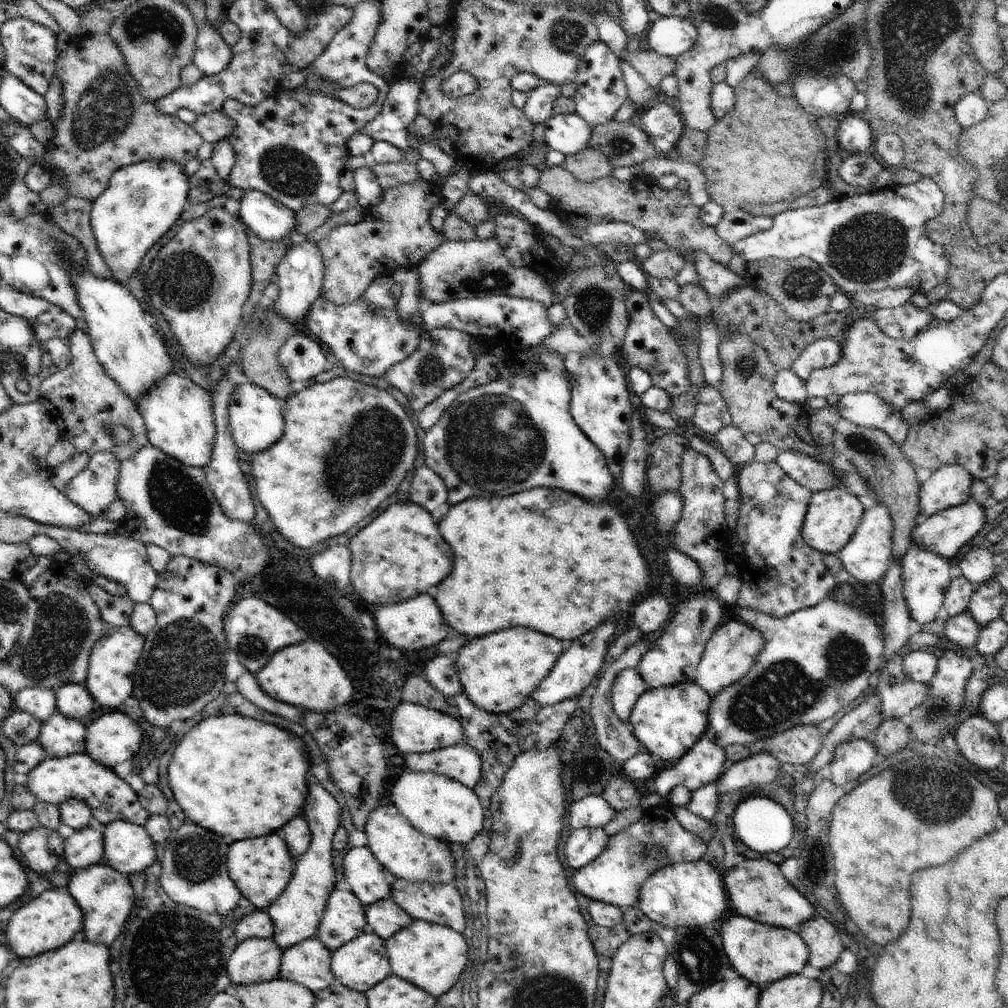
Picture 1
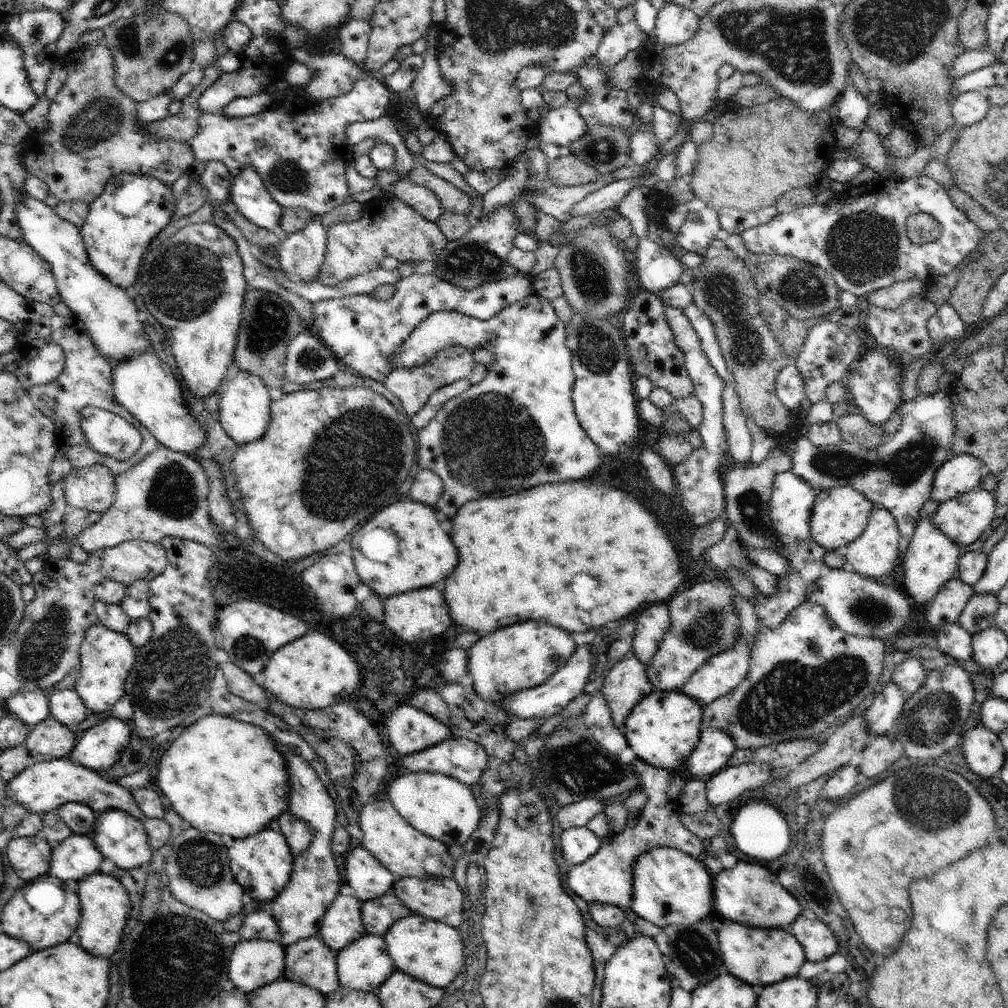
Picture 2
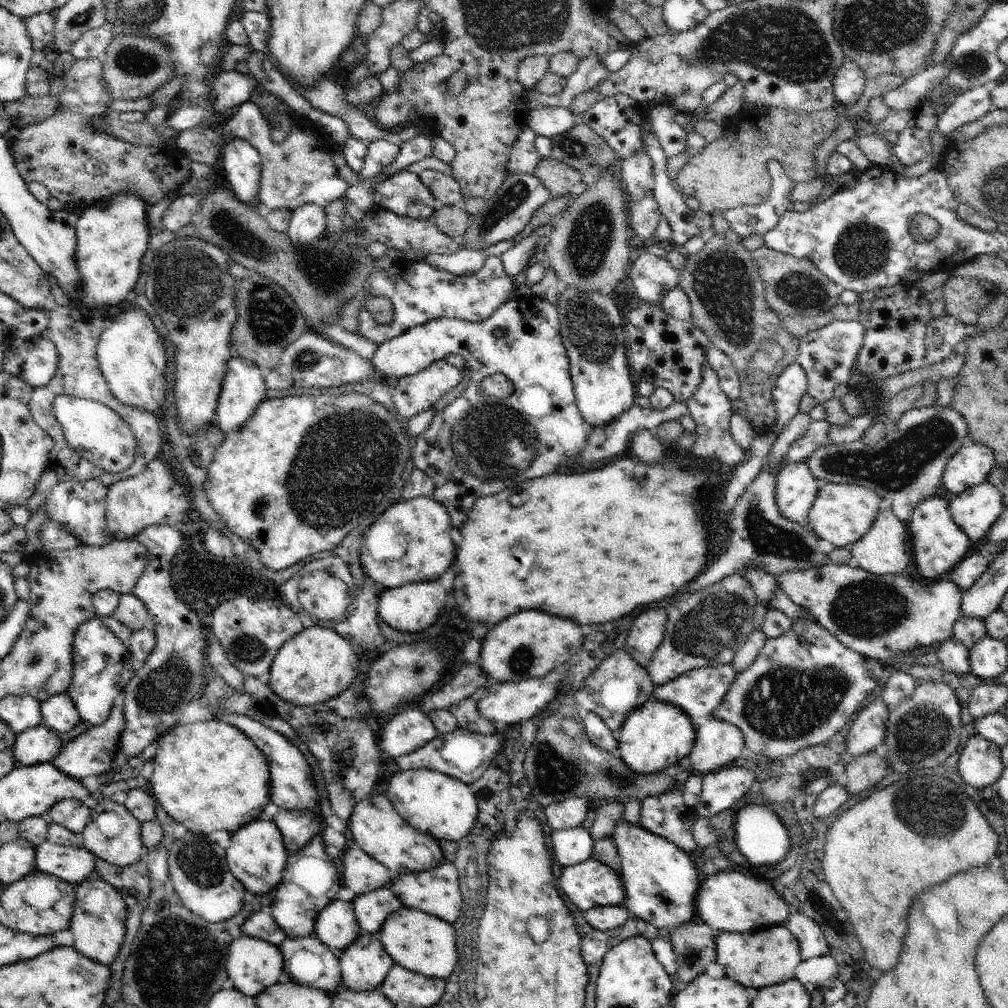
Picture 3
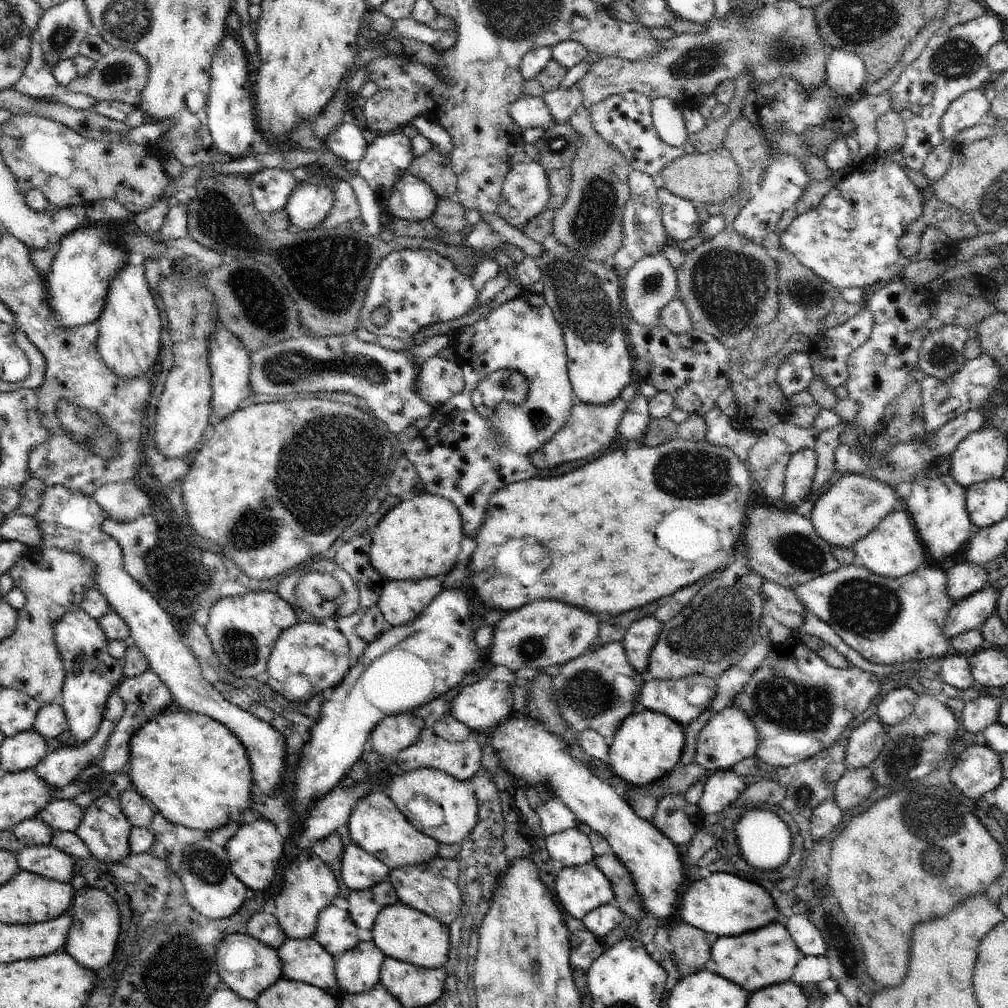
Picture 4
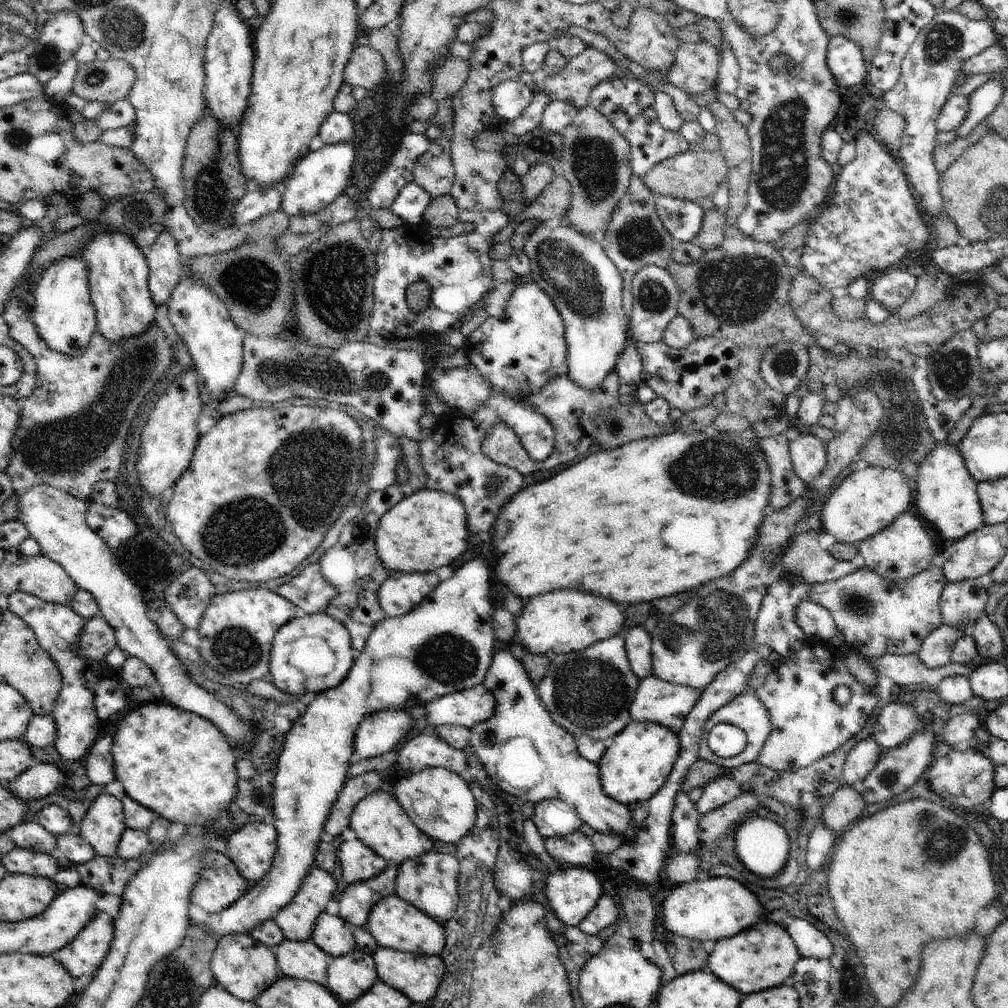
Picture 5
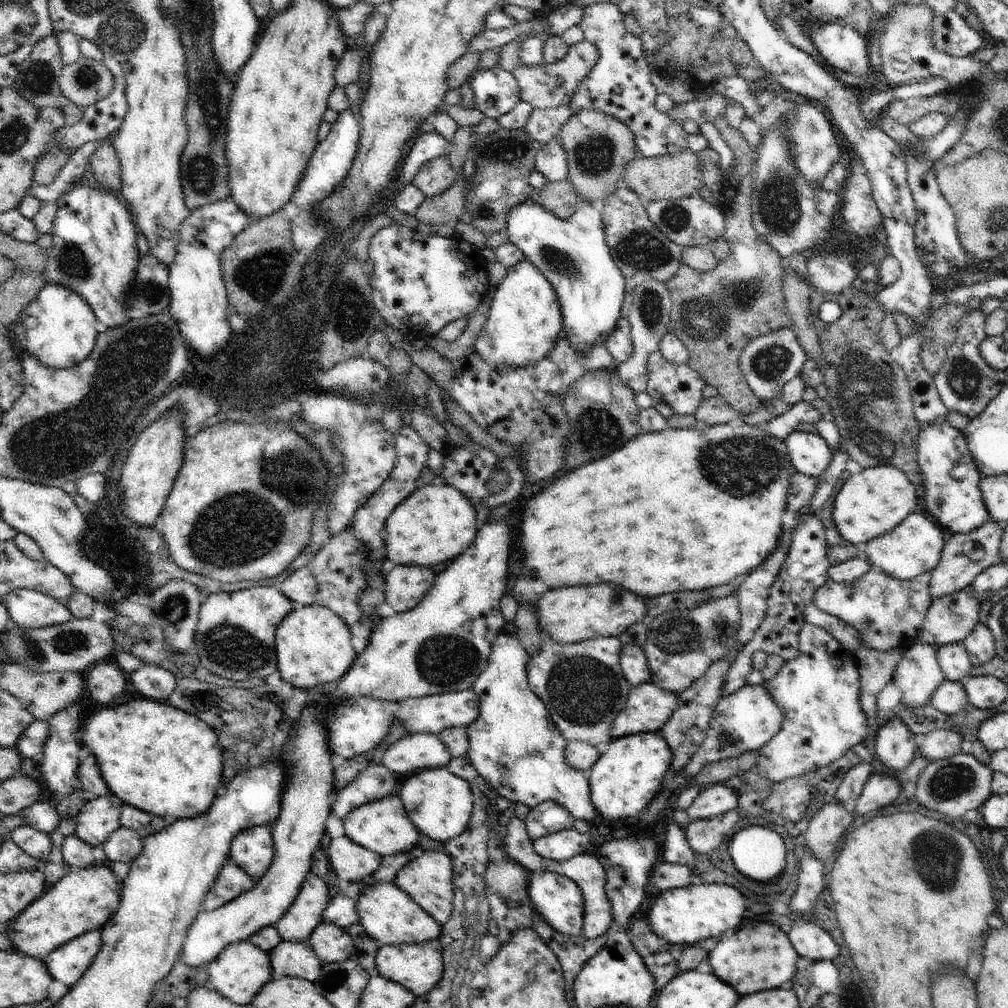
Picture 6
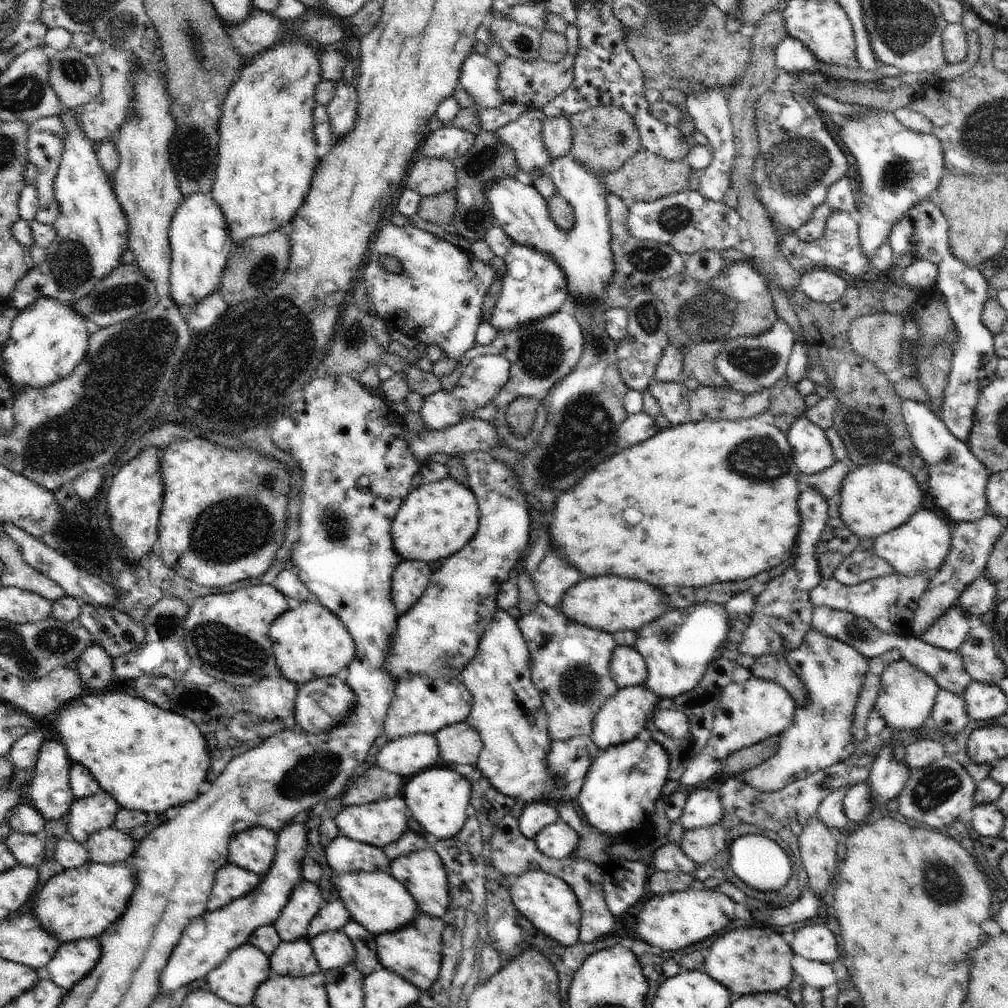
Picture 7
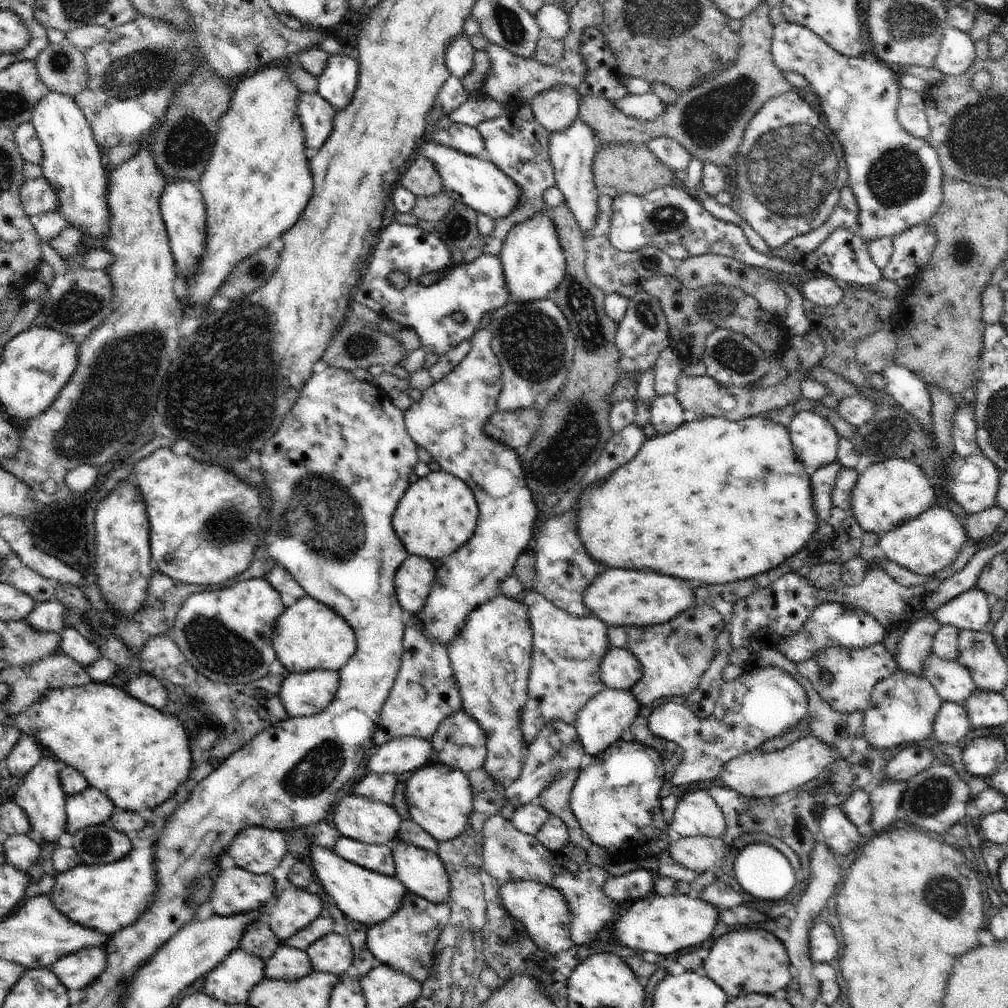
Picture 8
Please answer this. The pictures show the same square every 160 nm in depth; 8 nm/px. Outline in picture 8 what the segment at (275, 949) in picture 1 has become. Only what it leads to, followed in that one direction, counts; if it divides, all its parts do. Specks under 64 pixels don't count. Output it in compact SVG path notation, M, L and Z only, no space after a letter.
M238 947L209 972L202 992L227 1005L246 1005L249 991L264 977L265 960Z

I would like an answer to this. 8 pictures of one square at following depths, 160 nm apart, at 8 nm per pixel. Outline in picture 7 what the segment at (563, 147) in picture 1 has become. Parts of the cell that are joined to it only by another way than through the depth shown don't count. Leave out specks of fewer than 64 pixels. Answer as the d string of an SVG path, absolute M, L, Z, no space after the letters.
M474 50L464 61L459 74L459 89L466 91L480 109L495 109L507 100L499 91L499 66Z

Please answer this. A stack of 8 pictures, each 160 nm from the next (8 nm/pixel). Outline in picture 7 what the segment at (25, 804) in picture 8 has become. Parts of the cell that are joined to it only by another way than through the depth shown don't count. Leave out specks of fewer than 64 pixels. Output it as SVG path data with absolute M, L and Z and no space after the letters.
M55 737L45 739L40 747L37 763L34 766L36 775L30 784L29 794L32 804L49 824L58 818L66 818L76 800L69 783L69 774L73 764L74 762L68 754L68 749L60 739Z

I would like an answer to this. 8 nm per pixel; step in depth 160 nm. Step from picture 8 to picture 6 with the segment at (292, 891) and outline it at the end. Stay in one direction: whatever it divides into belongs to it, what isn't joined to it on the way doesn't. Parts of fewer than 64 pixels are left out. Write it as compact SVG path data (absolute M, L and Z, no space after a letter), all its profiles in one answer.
M309 873L306 876L306 881L302 884L300 893L296 896L296 900L292 902L292 906L290 906L286 915L275 925L281 940L294 943L308 943L314 928L320 924L322 914L328 907L330 900L330 890L328 890L326 880Z

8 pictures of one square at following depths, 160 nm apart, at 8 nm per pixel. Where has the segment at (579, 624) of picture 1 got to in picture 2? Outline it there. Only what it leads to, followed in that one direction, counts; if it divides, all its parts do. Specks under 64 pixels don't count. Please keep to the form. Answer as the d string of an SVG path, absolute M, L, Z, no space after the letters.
M588 482L544 484L544 486L536 486L536 488L530 488L520 494L504 498L485 497L472 500L464 504L464 507L456 512L456 516L451 521L452 532L449 536L456 546L457 554L460 554L460 562L458 562L456 570L445 579L444 599L448 604L450 618L454 620L454 624L460 624L460 628L464 626L466 630L476 632L480 637L505 628L508 624L516 624L520 620L540 620L546 624L550 622L552 626L562 628L571 634L586 632L590 628L617 625L629 620L628 616L644 604L664 602L668 596L672 596L672 592L680 584L680 562L678 562L676 550L674 550L672 542L668 540L668 536L664 534L664 530L654 528L656 518L650 512L646 512L646 508L640 502L632 502L632 494L626 494L622 490L612 492L610 486L598 486L598 484L588 484Z

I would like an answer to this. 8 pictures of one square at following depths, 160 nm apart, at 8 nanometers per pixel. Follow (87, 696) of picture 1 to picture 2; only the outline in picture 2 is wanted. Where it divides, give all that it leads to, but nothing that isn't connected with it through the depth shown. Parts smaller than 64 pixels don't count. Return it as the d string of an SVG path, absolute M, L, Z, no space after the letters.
M74 687L54 690L49 693L48 700L50 700L50 717L72 731L76 731L78 724L89 714Z

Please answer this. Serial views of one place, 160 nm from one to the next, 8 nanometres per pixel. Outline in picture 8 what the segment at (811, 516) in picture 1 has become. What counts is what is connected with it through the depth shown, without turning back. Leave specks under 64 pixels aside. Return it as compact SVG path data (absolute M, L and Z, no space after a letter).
M890 459L872 464L858 477L851 492L851 515L864 532L883 534L916 518L935 500L933 484L919 466L904 459Z

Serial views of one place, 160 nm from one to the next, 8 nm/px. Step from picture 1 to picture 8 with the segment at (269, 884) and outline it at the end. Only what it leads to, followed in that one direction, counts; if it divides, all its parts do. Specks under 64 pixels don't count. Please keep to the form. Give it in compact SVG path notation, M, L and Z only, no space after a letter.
M248 827L240 831L228 845L227 852L236 867L265 875L280 866L288 852L284 833L264 827Z

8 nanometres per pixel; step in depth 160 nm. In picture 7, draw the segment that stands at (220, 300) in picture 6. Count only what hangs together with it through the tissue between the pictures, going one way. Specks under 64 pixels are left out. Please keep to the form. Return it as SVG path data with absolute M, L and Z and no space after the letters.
M210 193L192 194L186 197L176 209L171 225L169 226L169 241L171 246L170 290L171 298L176 306L188 306L191 310L200 304L207 296L218 291L223 272L232 253L233 238L229 235L229 226L220 205Z

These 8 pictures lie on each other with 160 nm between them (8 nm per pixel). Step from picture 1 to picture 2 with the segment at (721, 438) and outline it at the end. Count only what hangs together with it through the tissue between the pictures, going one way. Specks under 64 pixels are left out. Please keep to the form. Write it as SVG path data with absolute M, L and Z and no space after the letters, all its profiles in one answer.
M725 384L722 400L724 400L724 420L722 420L722 424L724 424L724 430L726 430L728 455L734 458L739 466L749 465L752 436L735 388Z

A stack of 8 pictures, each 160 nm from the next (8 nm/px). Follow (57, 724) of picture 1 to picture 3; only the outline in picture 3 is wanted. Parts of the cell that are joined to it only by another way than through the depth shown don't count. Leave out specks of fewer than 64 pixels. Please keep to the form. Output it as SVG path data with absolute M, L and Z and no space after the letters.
M39 723L18 735L12 748L16 765L28 767L54 760L63 744L57 733Z

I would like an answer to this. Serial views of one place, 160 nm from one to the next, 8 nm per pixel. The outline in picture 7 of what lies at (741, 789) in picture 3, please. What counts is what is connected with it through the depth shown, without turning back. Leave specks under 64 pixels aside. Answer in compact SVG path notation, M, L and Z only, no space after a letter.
M702 788L690 794L677 822L680 822L686 831L712 826L722 822L724 811L720 793Z

